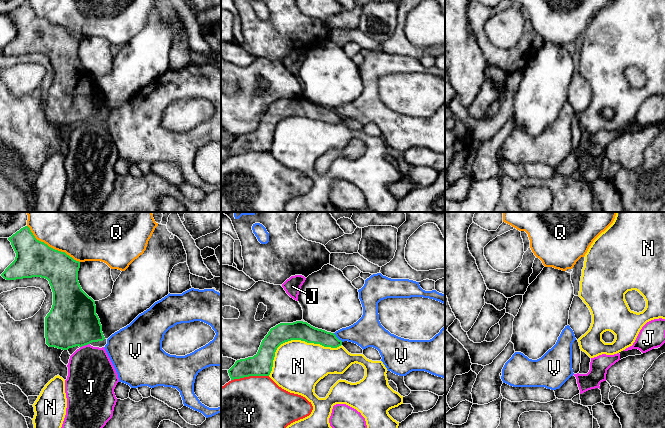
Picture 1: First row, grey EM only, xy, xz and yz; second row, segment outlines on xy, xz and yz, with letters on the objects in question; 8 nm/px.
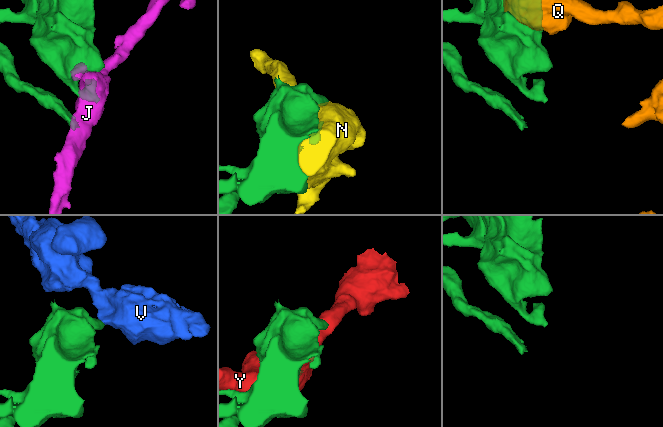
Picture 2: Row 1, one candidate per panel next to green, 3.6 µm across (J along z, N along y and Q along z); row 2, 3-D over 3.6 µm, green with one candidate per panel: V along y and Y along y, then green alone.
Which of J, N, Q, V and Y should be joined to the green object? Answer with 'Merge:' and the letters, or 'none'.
Merge: none

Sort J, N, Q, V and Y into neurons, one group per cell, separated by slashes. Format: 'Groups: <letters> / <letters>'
Groups: J / N / Q / V / Y

